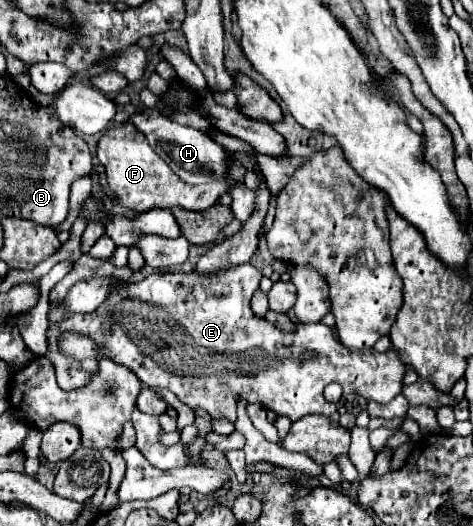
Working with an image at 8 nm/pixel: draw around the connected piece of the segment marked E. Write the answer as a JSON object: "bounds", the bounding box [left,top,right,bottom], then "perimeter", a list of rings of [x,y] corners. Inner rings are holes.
{"bounds":[46,263,406,423],"perimeter":[[[246,263],[246,265],[240,265],[240,267],[232,267],[232,269],[220,271],[220,273],[216,273],[216,275],[200,275],[200,273],[196,273],[196,271],[194,271],[194,273],[152,273],[152,275],[148,275],[148,277],[136,281],[136,283],[126,283],[126,285],[116,287],[116,291],[114,291],[94,313],[90,313],[90,315],[72,315],[72,317],[66,319],[64,323],[54,325],[54,327],[48,329],[48,353],[46,353],[46,357],[48,357],[48,359],[54,363],[54,367],[56,367],[58,385],[60,385],[62,389],[68,389],[68,391],[86,385],[88,379],[90,379],[90,375],[96,371],[98,359],[100,359],[100,357],[108,357],[108,359],[112,359],[112,361],[116,361],[116,363],[120,363],[120,365],[130,367],[130,369],[138,375],[138,379],[140,379],[144,385],[168,389],[168,391],[172,391],[184,405],[188,405],[188,407],[200,407],[200,409],[204,409],[206,413],[210,413],[212,417],[216,417],[216,419],[226,417],[226,419],[232,421],[232,423],[236,423],[236,403],[238,403],[240,399],[244,399],[246,403],[260,403],[260,405],[264,405],[266,409],[272,409],[276,415],[286,415],[286,417],[290,417],[292,421],[298,421],[298,419],[302,419],[304,415],[312,415],[312,413],[331,415],[337,411],[337,407],[342,407],[345,404],[344,401],[346,401],[346,397],[351,393],[356,393],[360,395],[360,397],[368,399],[368,401],[388,403],[390,399],[394,399],[394,397],[402,391],[402,385],[404,385],[402,379],[404,379],[404,373],[406,373],[406,363],[398,357],[398,353],[396,353],[394,347],[390,347],[386,353],[378,353],[378,351],[374,351],[374,349],[368,349],[368,351],[348,351],[348,347],[344,347],[344,343],[340,343],[340,339],[336,337],[336,329],[334,329],[334,327],[328,327],[328,325],[324,325],[324,323],[316,323],[316,325],[302,325],[302,323],[296,323],[296,331],[282,331],[280,327],[276,327],[274,323],[266,321],[264,317],[256,317],[256,315],[252,313],[252,309],[250,309],[250,301],[252,301],[254,291],[256,291],[258,285],[260,285],[260,279],[262,279],[262,271],[256,269],[254,265]],[[68,331],[70,331],[70,333],[84,335],[84,337],[90,337],[90,339],[102,349],[102,353],[100,353],[98,357],[88,359],[88,361],[74,361],[74,359],[68,359],[68,357],[60,355],[60,349],[58,349],[56,339],[58,339],[60,333],[68,333]],[[334,381],[342,385],[343,394],[341,396],[342,398],[340,398],[337,403],[332,404],[324,399],[322,391],[324,391],[324,387],[326,387],[328,383],[334,383]]]}

